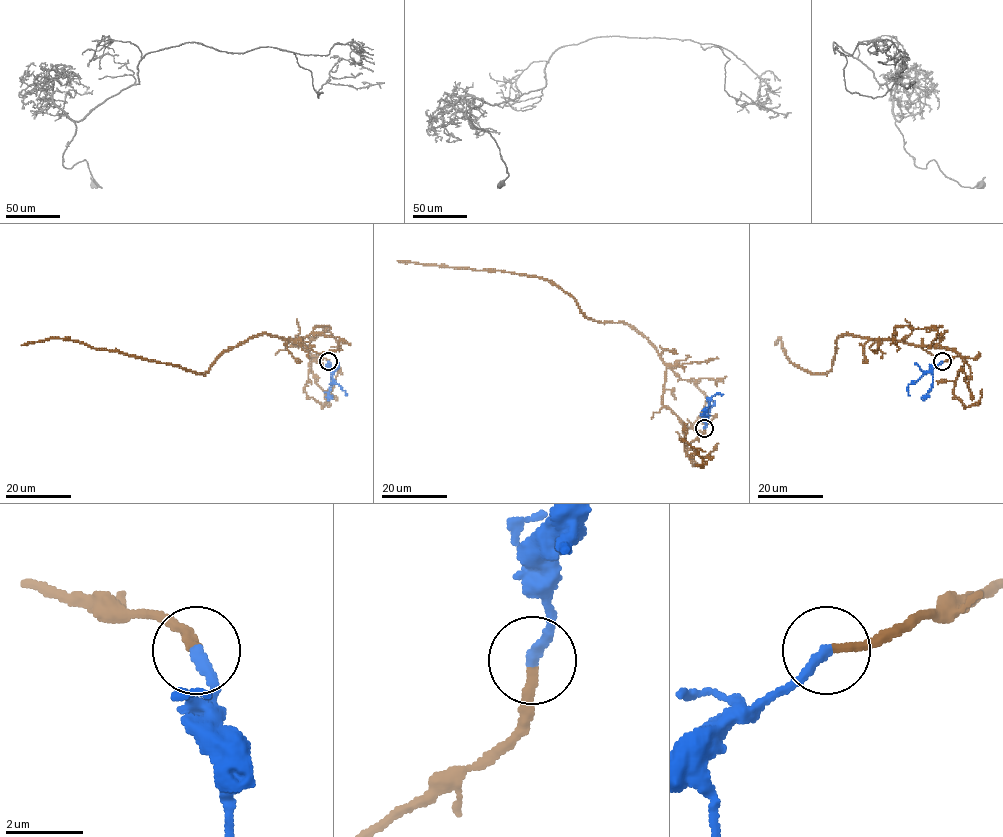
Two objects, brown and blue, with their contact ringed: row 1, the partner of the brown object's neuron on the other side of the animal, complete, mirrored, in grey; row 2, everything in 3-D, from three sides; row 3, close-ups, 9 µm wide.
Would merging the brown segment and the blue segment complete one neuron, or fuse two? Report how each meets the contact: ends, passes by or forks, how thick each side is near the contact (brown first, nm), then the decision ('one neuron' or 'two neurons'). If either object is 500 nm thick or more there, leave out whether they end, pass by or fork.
brown ends there; blue ends there; 240 nm thick on the brown side, 280 nm on the other; one neuron

